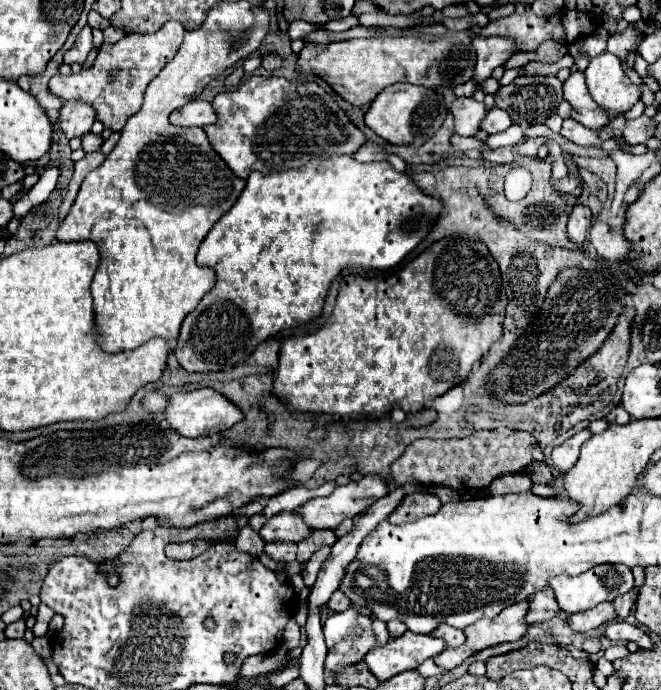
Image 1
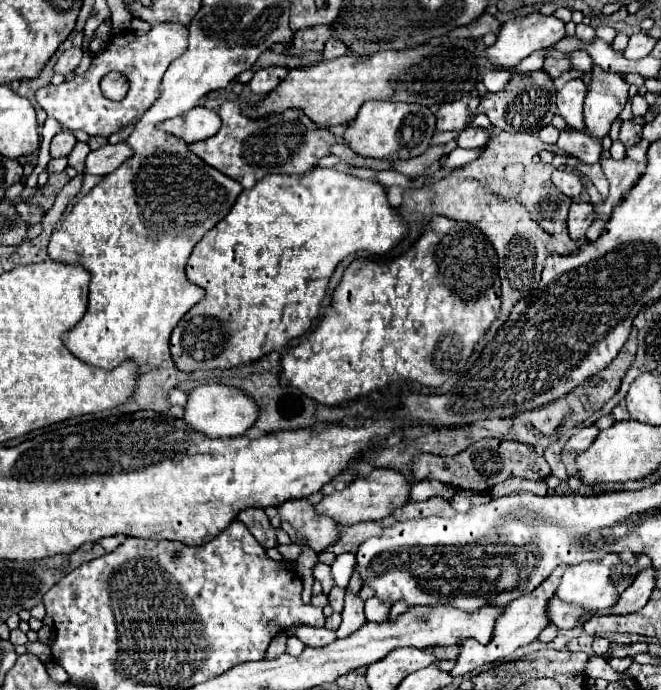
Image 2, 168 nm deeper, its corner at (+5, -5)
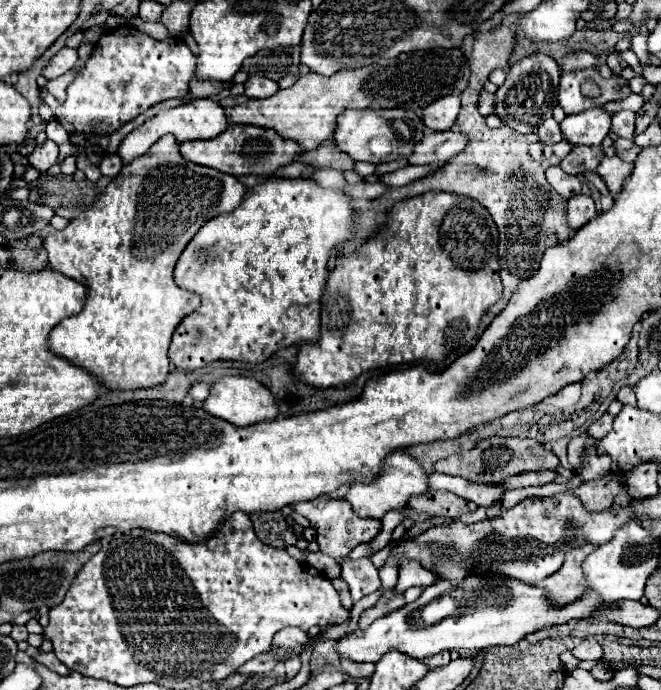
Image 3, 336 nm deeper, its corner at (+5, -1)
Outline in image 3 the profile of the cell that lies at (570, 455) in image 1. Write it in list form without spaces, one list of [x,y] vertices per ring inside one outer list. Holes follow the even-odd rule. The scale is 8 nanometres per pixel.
[[[606,413],[606,415],[602,415],[596,423],[592,423],[592,425],[588,427],[588,435],[598,441],[598,439],[602,439],[610,429],[612,429],[612,415]]]

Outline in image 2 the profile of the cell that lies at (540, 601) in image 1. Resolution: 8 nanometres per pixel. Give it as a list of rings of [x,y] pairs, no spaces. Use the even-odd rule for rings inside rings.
[[[554,597],[548,605],[548,615],[550,615],[550,623],[558,625],[560,629],[574,629],[580,625],[580,619],[584,615],[592,613],[590,609],[580,609],[580,605],[566,605],[566,601],[560,601],[558,597]]]

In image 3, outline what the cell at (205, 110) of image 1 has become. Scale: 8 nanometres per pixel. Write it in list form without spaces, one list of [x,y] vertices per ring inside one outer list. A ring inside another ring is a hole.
[[[196,99],[192,103],[184,103],[184,105],[174,107],[174,109],[160,111],[158,115],[148,119],[142,127],[134,129],[132,133],[128,133],[122,139],[116,155],[122,159],[122,163],[130,163],[134,157],[144,155],[166,133],[172,133],[178,143],[184,143],[184,141],[194,141],[194,139],[214,139],[226,127],[228,127],[228,119],[224,115],[224,109],[216,101],[212,101],[212,99]]]

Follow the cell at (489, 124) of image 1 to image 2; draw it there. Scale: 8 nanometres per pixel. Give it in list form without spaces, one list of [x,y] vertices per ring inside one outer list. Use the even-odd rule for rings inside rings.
[[[468,127],[458,135],[456,145],[462,147],[462,149],[478,149],[478,147],[484,147],[486,141],[488,141],[488,131],[486,129]]]

